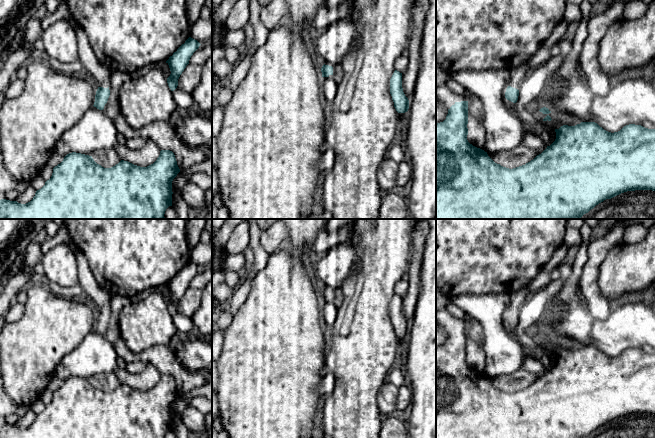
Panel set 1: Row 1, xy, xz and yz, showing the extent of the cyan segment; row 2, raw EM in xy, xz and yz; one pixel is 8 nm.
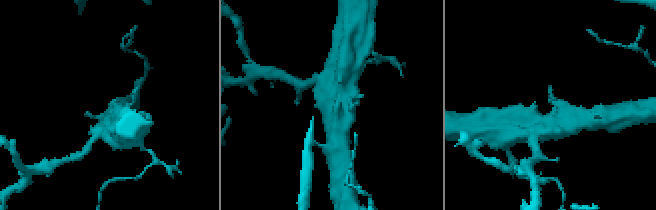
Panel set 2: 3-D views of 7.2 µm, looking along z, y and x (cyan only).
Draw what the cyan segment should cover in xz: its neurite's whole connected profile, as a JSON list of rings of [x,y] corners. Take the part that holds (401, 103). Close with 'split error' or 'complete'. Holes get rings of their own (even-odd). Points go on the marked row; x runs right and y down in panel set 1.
[[[395,70],[390,79],[390,94],[394,102],[394,107],[398,113],[405,113],[409,109],[409,100],[405,96],[402,88],[402,73]]] | complete

